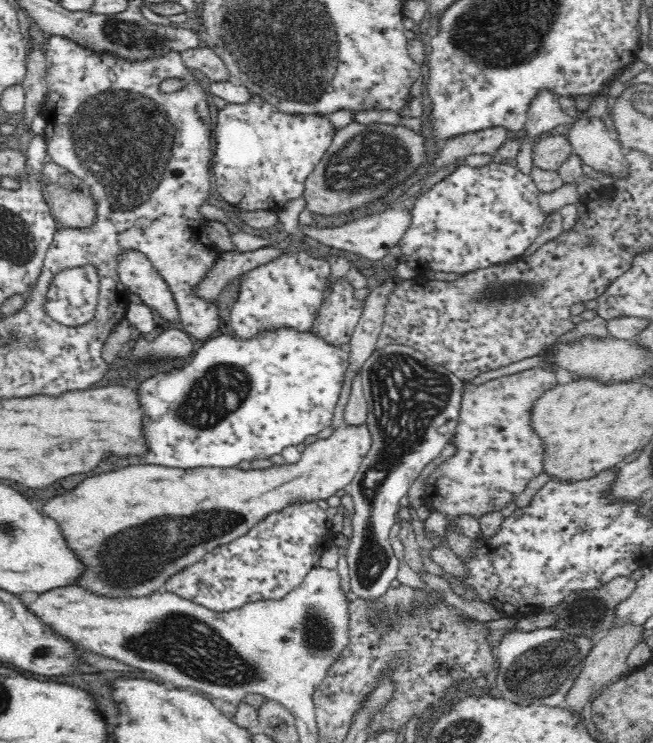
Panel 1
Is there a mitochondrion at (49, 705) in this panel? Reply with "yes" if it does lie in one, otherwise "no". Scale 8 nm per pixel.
no

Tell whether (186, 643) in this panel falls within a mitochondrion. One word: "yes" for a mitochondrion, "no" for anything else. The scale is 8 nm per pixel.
yes

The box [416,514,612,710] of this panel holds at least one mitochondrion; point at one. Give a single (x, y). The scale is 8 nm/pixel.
(542, 672)

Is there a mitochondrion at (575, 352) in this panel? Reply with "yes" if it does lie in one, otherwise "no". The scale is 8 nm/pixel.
no

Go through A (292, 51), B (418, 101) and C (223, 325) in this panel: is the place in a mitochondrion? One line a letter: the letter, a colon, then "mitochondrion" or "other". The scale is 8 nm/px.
A: mitochondrion
B: other
C: other

